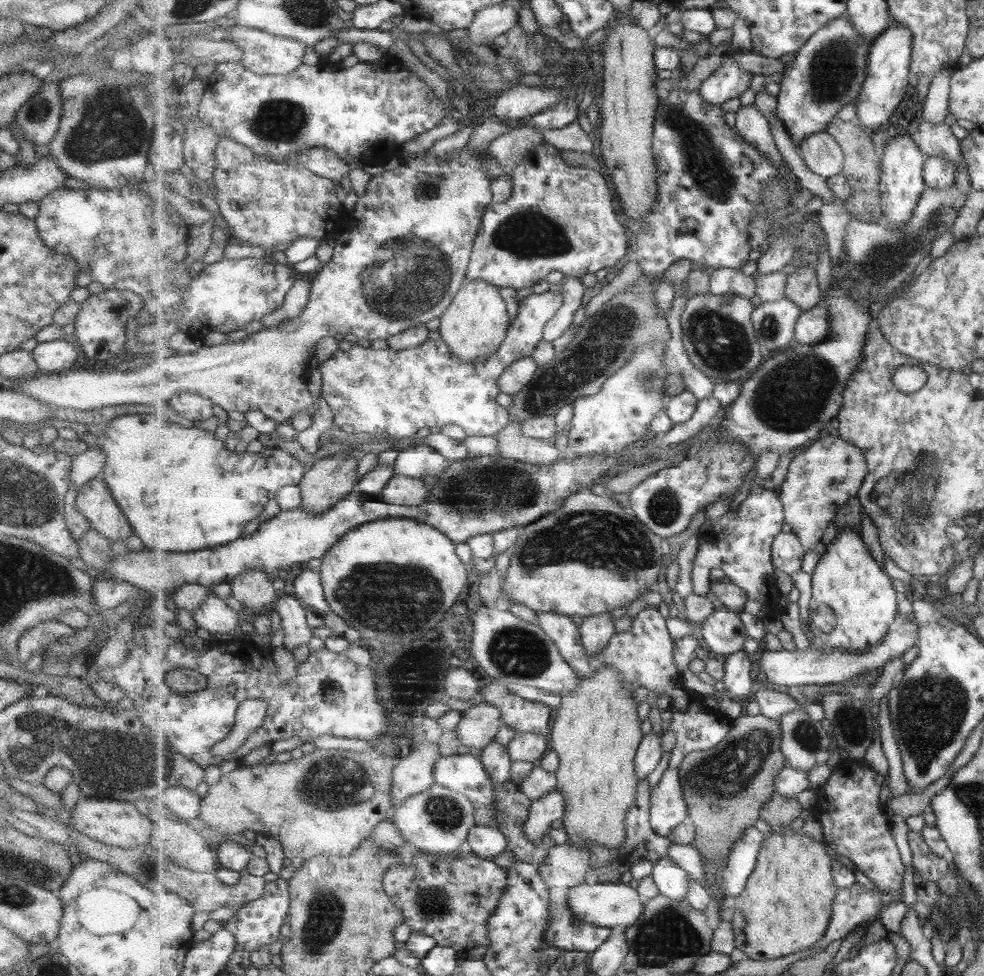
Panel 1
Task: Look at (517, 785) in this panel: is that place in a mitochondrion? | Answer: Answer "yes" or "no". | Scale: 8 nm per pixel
no

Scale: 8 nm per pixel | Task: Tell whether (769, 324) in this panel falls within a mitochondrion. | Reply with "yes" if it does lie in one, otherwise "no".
yes

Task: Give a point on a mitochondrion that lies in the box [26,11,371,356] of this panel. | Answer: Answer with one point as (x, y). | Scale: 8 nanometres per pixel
(111, 128)

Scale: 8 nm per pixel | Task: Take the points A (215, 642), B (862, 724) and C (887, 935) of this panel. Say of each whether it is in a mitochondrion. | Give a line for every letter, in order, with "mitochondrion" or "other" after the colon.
A: other
B: mitochondrion
C: other

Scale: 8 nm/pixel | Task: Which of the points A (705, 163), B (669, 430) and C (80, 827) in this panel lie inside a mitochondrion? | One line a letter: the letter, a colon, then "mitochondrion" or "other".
A: mitochondrion
B: other
C: other

